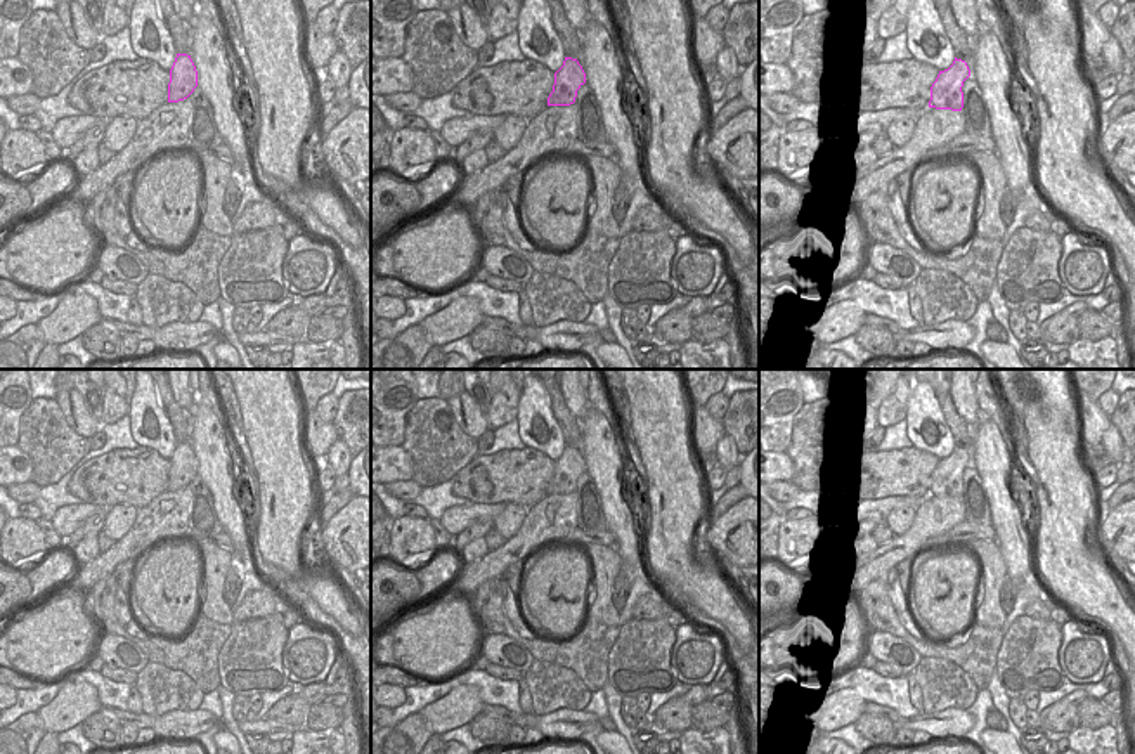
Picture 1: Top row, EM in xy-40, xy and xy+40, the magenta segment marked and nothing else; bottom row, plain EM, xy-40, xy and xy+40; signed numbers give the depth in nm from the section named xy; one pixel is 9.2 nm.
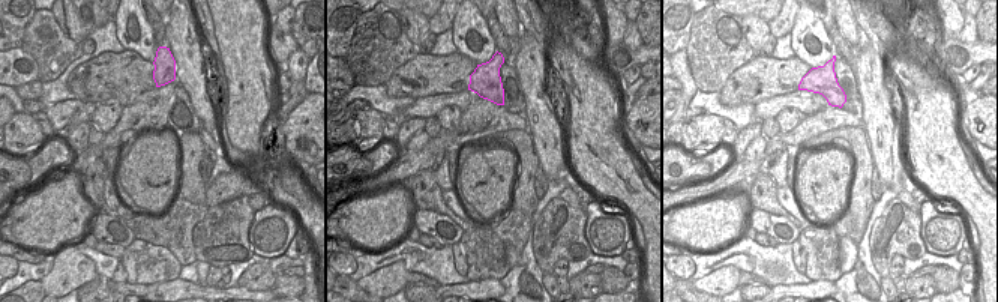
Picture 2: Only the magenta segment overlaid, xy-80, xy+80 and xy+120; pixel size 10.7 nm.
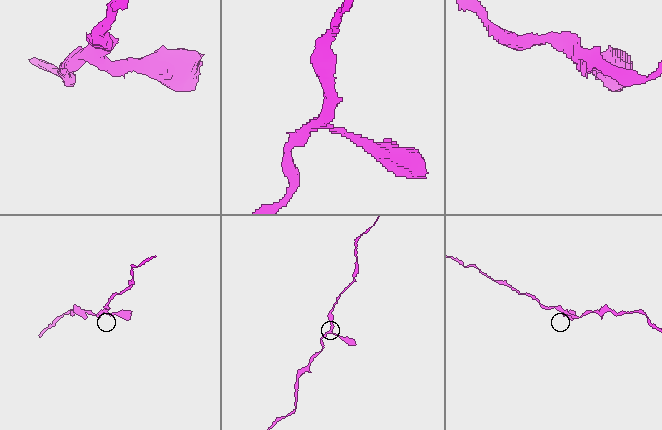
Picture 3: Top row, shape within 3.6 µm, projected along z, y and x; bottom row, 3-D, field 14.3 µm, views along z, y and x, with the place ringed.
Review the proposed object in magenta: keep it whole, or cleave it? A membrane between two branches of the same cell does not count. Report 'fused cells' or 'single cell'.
single cell

